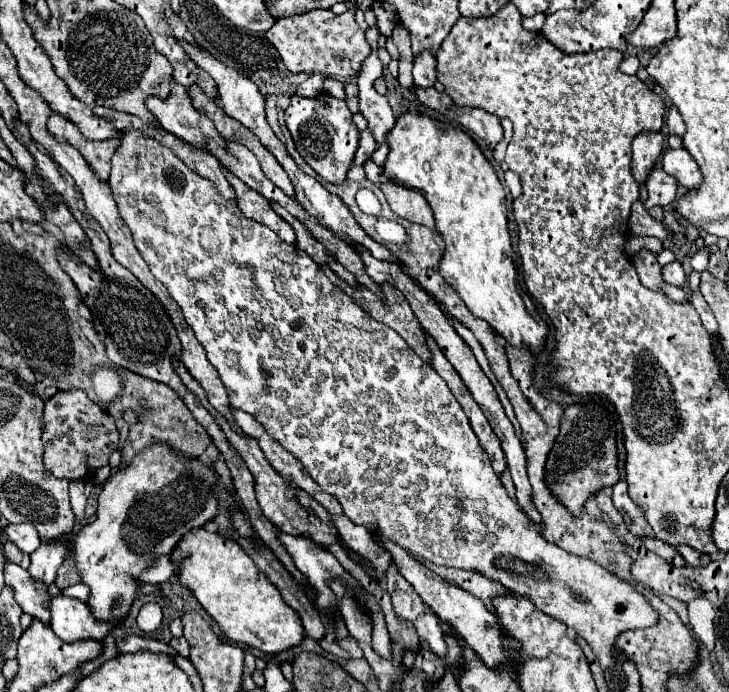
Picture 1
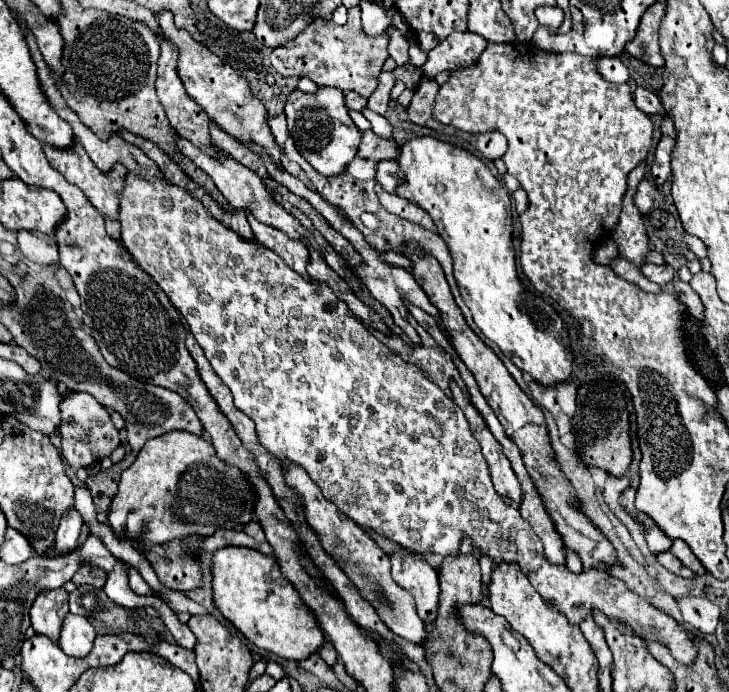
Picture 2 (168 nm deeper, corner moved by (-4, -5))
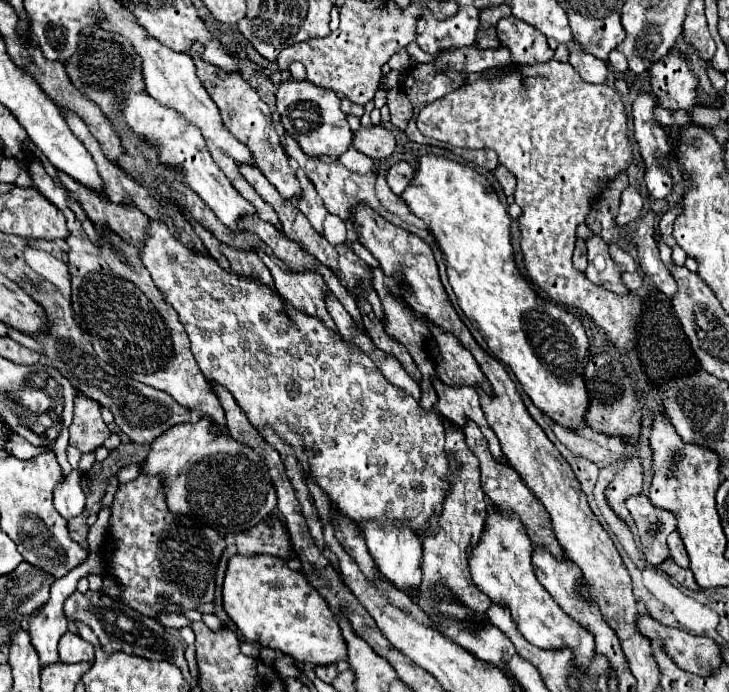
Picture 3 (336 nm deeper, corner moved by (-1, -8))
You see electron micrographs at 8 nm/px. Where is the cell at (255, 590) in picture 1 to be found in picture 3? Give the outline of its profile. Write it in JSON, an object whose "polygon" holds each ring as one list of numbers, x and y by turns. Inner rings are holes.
{"polygon":[[235,554,225,572,223,606,241,634,251,642,269,646,311,666,331,666,347,660,347,644,327,602,301,572,291,570,281,558]]}

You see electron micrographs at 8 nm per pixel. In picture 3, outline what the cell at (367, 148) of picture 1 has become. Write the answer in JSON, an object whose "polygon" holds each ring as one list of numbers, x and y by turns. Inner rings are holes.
{"polygon":[[361,126,353,134,353,146,373,160,385,160,395,148,395,138,383,126,371,126,371,128]]}

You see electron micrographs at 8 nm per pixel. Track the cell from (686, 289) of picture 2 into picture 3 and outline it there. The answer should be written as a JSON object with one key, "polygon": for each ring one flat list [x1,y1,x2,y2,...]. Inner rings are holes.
{"polygon":[[649,210,643,220,637,224,635,232,633,232,633,242,637,246,637,262,639,262,639,268,645,276,649,276,655,286,667,296,671,298,675,292,677,292,677,284,671,276,671,272,665,268,665,264,661,262,659,258,659,250,657,250,657,244,653,240,653,232,655,232,655,212]]}

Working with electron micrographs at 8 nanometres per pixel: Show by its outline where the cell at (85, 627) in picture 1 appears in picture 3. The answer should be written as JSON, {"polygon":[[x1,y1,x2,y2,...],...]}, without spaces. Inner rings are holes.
{"polygon":[[67,632,59,640,59,658,65,664,77,664,77,662,95,662,95,652,89,642,85,642,79,634]]}

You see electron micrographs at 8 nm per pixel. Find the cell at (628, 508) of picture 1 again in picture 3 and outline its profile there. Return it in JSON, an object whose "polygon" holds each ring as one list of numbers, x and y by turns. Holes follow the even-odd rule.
{"polygon":[[645,494,631,496,627,508,637,526,645,560,651,566,659,566,669,558,667,536,677,530,677,518,667,510,655,508]]}

